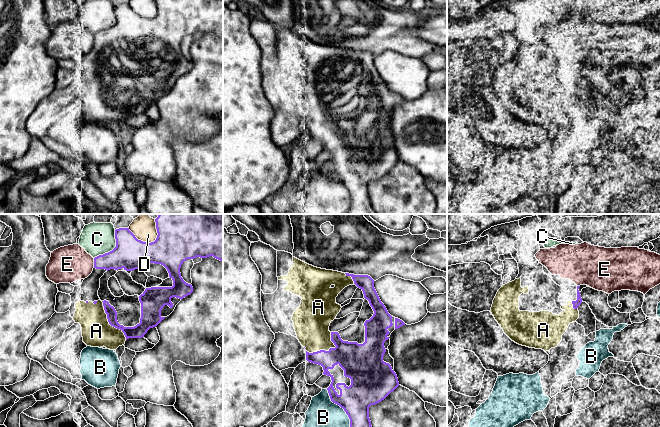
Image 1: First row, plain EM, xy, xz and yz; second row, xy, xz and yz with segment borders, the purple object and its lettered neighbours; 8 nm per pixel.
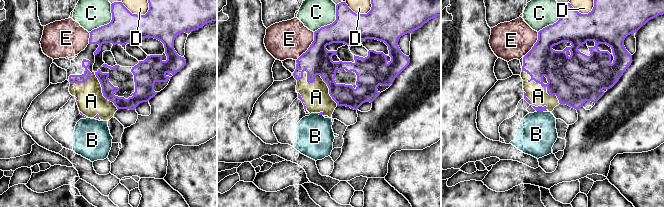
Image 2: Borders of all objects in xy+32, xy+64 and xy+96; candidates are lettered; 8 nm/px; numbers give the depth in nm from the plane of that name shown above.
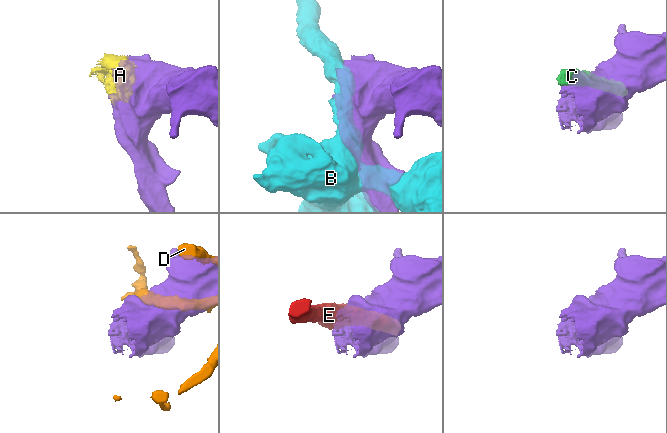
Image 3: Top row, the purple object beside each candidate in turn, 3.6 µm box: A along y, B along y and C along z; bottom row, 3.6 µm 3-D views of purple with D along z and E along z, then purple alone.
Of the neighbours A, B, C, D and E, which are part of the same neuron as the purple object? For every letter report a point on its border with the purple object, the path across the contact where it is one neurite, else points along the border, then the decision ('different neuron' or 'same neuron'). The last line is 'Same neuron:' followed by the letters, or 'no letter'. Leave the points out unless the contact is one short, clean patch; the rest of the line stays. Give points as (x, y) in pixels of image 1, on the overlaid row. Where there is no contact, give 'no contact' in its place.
A: meets purple in xz at (327, 351); same neuron
B: meets purple in xz at (340, 406); different neuron
C: meets purple in xy at (113, 249); different neuron
D: meets purple in xy at (142, 241); different neuron
E: meets purple in xy at (94, 263); different neuron
Same neuron: A

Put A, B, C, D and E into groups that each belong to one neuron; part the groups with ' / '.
A / B / C / D / E

